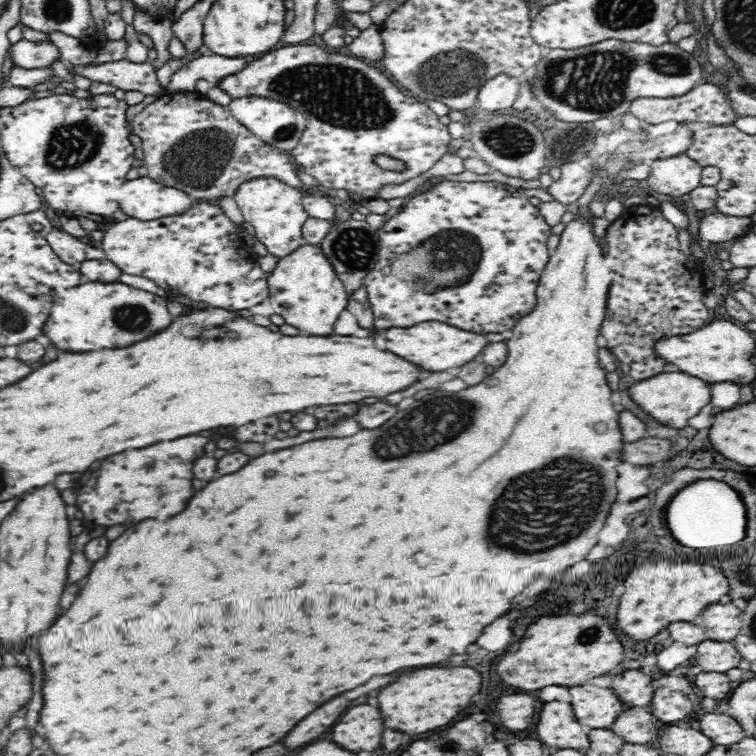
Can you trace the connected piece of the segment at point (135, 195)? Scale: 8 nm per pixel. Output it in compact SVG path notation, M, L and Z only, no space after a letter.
M148 176L127 180L118 195L119 208L138 220L156 220L182 214L193 198L178 188L162 185Z

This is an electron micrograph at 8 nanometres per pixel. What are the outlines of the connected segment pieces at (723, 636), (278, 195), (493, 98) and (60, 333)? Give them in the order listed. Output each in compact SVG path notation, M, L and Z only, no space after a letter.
M732 602L730 604L709 604L709 606L695 618L695 622L702 626L706 639L732 640L742 626L742 610Z
M259 177L248 180L236 188L233 197L248 223L252 224L258 240L266 246L268 253L280 259L302 246L302 227L309 217L302 206L306 191L294 188L274 177Z
M496 74L490 81L486 81L482 88L479 88L479 93L476 100L476 105L483 108L487 113L506 112L506 109L513 108L513 104L519 95L521 88L521 78L516 76L507 76L507 74Z
M119 280L112 283L89 281L67 288L53 297L53 305L42 332L58 350L64 352L126 348L138 340L146 340L152 334L166 330L172 324L166 298L126 286Z

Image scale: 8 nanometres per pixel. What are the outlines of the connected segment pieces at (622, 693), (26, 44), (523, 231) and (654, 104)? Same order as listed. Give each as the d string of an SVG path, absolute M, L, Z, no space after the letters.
M632 668L616 675L611 688L626 707L649 706L654 694L654 692L648 692L650 684L654 684L650 682L650 676Z
M22 38L11 45L9 54L6 56L7 65L21 66L22 68L42 68L51 65L60 59L60 50L50 40L32 42Z
M440 181L436 185L430 186L428 190L418 192L407 198L402 208L391 213L384 226L377 230L381 242L379 261L363 280L364 289L366 289L370 301L370 309L372 309L374 315L373 328L377 330L408 328L421 322L438 321L484 335L488 332L501 333L504 330L512 330L522 317L534 310L537 304L537 286L550 256L547 242L552 234L551 226L544 220L537 207L532 205L528 199L527 192L498 182L447 181Z
M700 82L690 92L686 92L682 96L674 96L672 98L636 98L631 102L629 111L636 118L639 118L641 122L646 121L646 123L651 125L662 122L669 123L669 120L675 120L678 123L692 123L693 125L711 124L725 126L732 125L737 120L733 106L729 98L720 89L720 86L705 82Z

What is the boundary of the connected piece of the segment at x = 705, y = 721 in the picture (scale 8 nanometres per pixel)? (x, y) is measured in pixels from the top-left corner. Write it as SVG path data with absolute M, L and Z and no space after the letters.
M704 714L700 718L702 734L712 739L713 745L736 745L745 737L743 728L728 714Z

